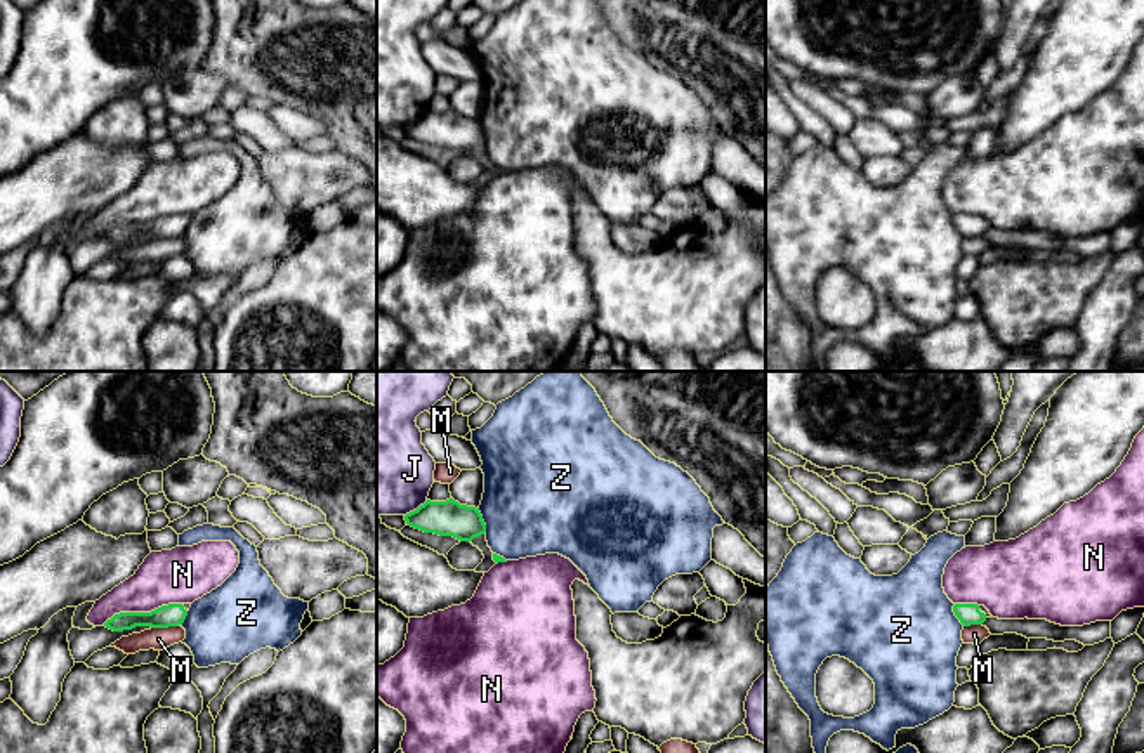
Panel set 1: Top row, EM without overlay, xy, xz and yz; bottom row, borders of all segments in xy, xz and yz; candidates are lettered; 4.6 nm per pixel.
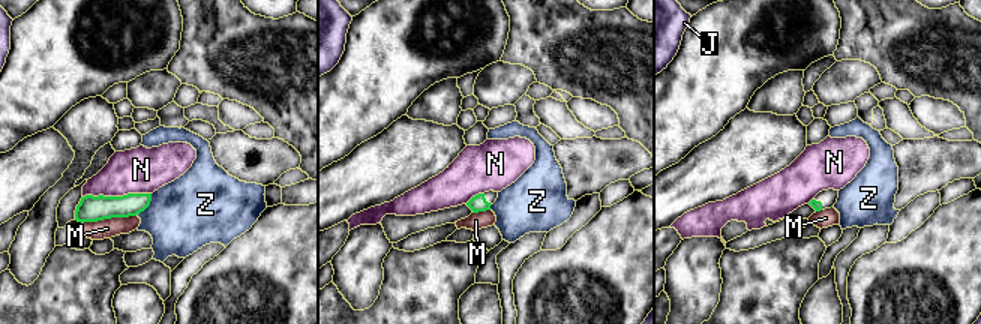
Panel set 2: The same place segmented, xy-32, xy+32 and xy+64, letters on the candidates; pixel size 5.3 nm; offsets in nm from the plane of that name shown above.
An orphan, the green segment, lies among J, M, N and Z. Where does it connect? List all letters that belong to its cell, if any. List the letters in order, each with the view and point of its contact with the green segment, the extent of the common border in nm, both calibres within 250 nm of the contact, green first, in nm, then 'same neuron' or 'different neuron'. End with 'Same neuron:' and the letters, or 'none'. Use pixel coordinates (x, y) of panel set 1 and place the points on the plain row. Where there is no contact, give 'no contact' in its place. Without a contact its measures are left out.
J: xz (417, 120) | 130 nm | 160/440 nm | different neuron
M: xy (165, 238) | 140 nm | 110/110 nm | different neuron
N: xy (141, 224) | 380 nm | 110/260 nm | different neuron
Z: xz (483, 132) | 120 nm | 160/480 nm | different neuron
Same neuron: none

